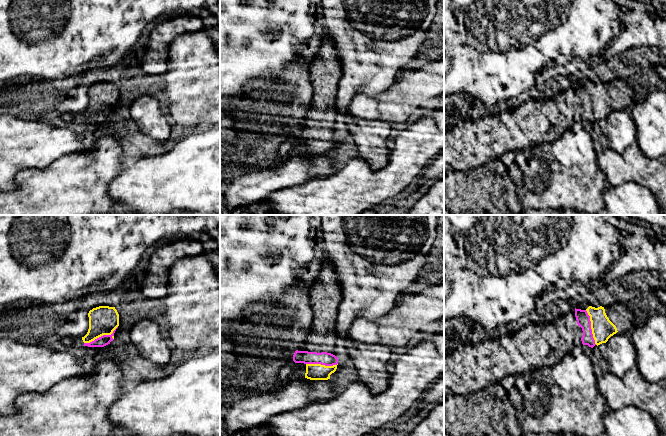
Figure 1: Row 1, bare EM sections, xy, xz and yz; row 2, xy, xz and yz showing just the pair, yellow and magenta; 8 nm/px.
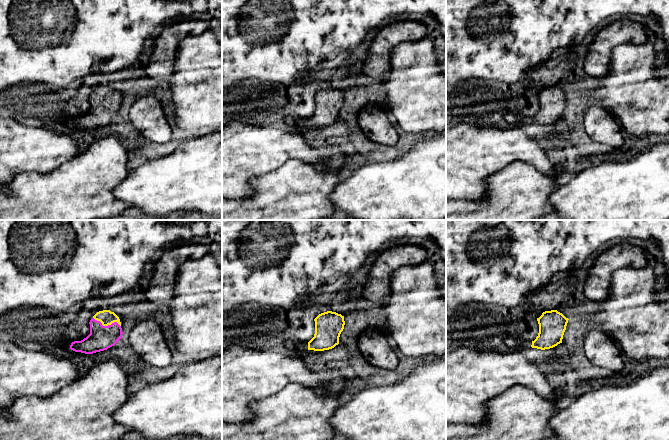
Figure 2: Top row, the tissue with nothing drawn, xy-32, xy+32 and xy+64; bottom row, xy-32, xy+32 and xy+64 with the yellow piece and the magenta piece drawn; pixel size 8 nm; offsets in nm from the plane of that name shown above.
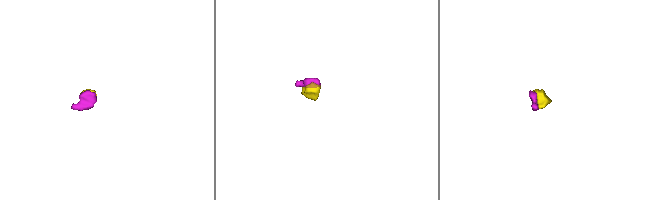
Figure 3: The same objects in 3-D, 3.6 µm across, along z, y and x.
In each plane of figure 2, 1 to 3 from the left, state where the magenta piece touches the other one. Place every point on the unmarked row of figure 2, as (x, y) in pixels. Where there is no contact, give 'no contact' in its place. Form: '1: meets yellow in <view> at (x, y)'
1: meets yellow in xy-32 at (107, 101)
2: no contact
3: no contact

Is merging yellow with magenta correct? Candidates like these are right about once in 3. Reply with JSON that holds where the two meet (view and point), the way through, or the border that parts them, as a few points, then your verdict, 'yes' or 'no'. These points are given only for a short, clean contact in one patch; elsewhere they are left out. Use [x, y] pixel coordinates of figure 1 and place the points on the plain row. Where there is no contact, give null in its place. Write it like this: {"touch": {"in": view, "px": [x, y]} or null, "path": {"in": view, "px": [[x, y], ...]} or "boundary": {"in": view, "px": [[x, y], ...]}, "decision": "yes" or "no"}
{"touch": {"in": "xy", "px": [101, 111]}, "path": {"in": "xy", "px": [[103, 96], [101, 111], [104, 116]]}, "decision": "yes"}

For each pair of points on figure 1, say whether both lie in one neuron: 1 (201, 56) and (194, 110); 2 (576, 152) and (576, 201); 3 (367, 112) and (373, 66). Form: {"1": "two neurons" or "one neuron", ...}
{"1": "one neuron", "2": "one neuron", "3": "two neurons"}

